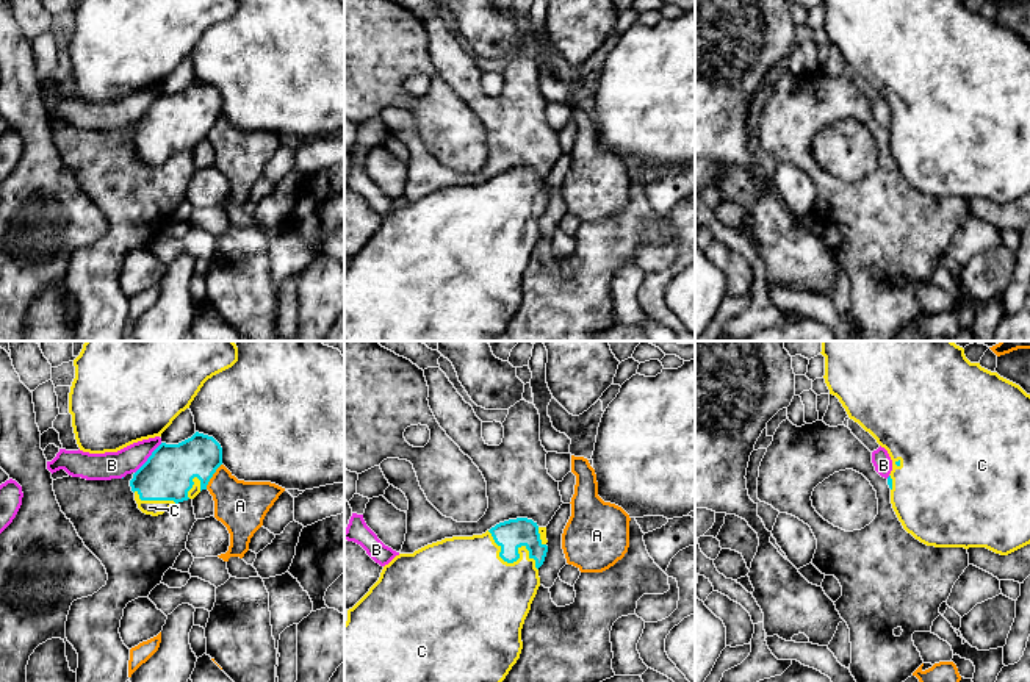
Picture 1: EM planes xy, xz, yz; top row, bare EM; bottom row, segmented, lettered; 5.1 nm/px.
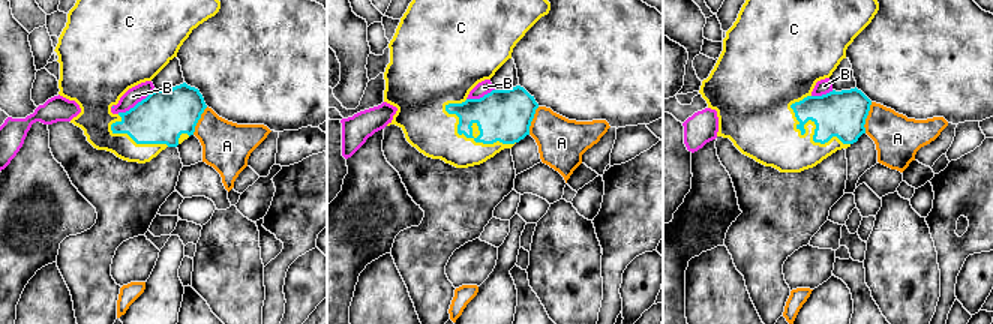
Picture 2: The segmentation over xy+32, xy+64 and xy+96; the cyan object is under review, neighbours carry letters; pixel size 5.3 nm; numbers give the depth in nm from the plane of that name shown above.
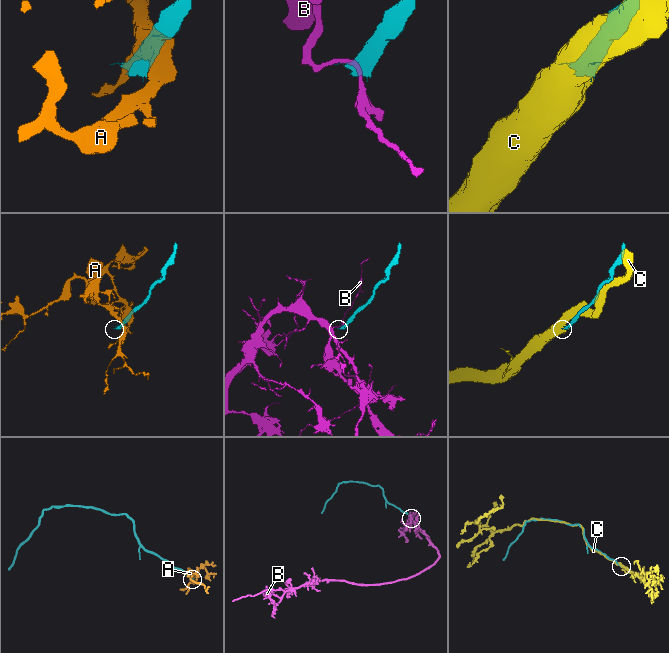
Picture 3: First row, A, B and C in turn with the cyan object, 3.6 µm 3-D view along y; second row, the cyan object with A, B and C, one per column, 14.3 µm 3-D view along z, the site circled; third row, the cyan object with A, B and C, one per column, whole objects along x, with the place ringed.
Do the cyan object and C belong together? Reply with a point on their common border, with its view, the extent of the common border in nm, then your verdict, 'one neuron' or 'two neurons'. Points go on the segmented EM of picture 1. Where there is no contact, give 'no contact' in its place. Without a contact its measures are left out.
contact xz (515, 560); length 340 nm; one neuron

